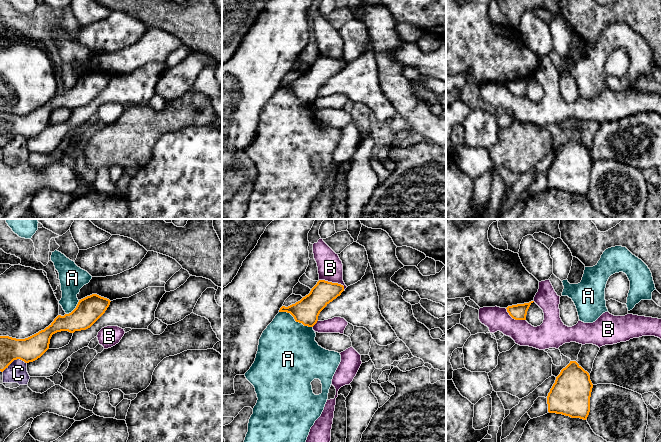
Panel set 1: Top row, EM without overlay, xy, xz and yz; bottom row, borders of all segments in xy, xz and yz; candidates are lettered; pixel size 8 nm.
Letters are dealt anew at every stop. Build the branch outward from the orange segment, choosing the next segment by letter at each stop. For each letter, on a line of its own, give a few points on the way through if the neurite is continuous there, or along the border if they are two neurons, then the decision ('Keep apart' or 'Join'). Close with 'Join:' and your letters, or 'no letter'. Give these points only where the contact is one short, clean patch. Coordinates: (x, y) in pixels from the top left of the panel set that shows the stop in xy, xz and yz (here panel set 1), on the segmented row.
A: Keep apart
B: Keep apart
C: Keep apart
Join: no letter

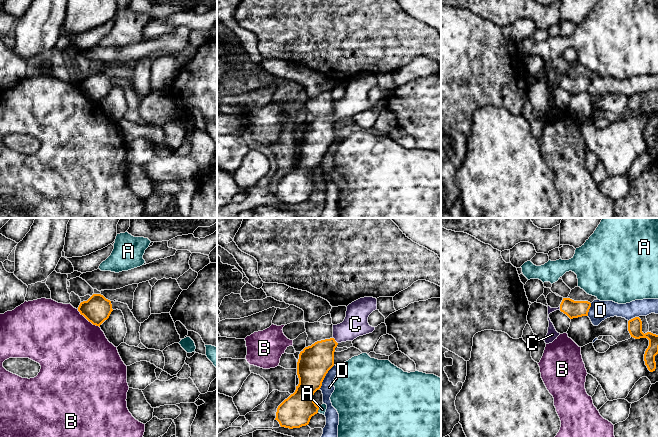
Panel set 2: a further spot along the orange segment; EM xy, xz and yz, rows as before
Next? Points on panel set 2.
A: Keep apart
B: Keep apart
C: Path across: xz (314, 362), (334, 340), (355, 324). Join
D: Keep apart
Join: C

